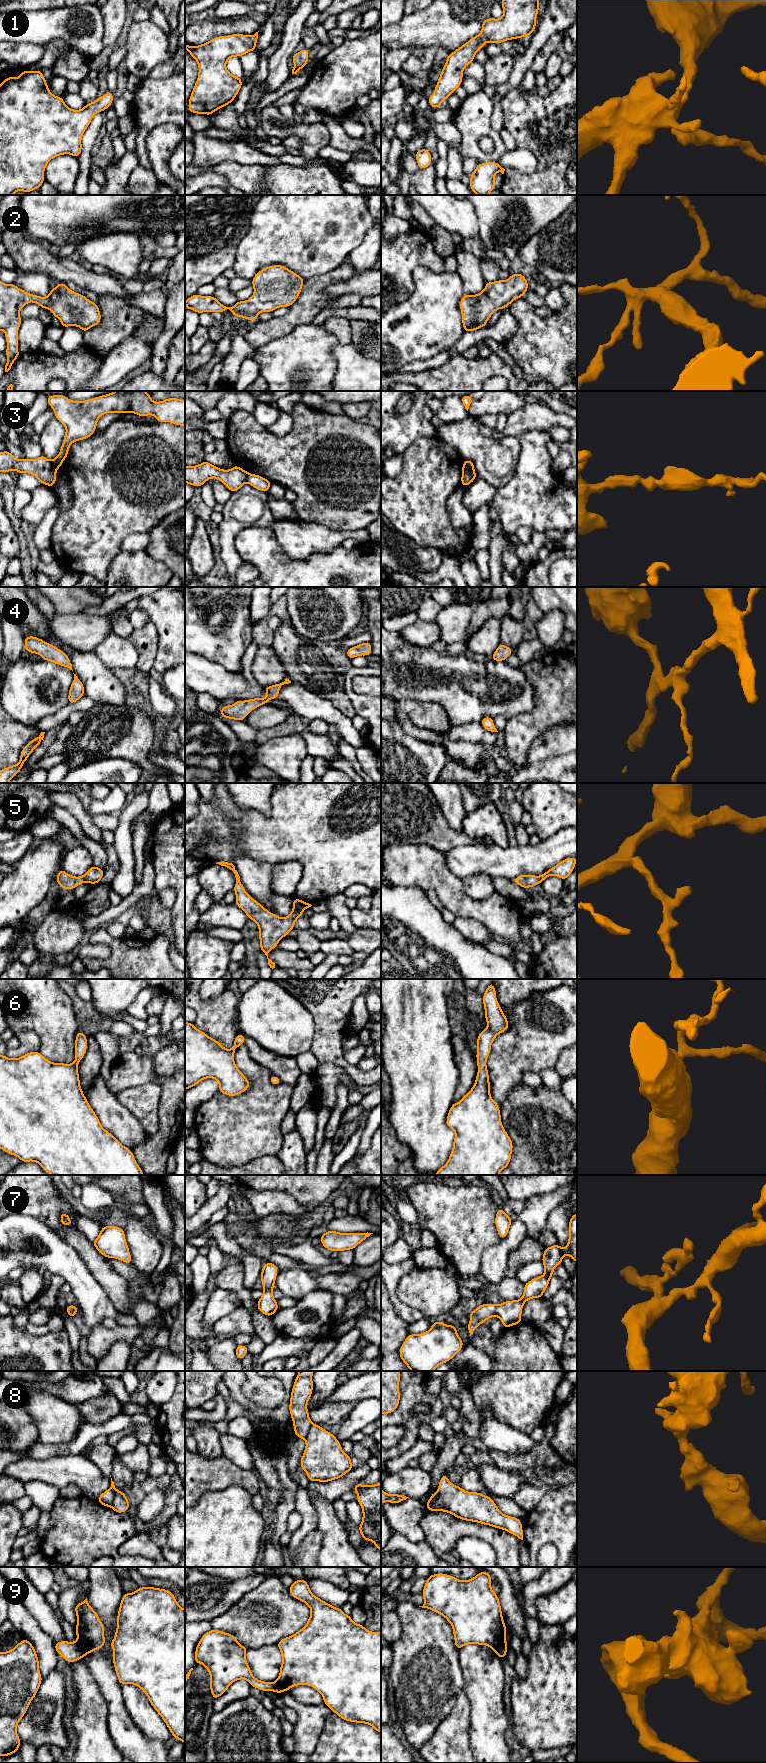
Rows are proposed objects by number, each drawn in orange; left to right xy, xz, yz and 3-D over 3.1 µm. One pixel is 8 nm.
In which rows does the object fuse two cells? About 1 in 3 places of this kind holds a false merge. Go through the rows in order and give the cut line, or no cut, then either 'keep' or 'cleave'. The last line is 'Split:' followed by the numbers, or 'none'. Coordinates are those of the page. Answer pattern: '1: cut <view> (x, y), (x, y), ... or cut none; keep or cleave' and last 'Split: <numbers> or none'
1: cut none; keep
2: cut none; keep
3: cut xy (51, 461), (56, 470); cleave
4: cut none; keep
5: cut none; keep
6: cut none; keep
7: cut none; keep
8: cut xy (110, 1488), (113, 1492), (111, 1506); cleave
9: cut xy (76, 1641), (86, 1654); cleave
Split: 3, 8, 9

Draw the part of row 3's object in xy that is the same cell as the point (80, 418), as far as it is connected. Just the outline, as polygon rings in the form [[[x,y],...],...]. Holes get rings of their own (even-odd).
[[[115,391],[84,401],[72,401],[66,395],[47,396],[55,418],[66,429],[59,454],[52,460],[57,470],[68,456],[70,445],[84,440],[96,431],[97,421],[106,413],[153,415],[157,422],[185,426],[185,400],[167,398],[154,402],[146,391]]]

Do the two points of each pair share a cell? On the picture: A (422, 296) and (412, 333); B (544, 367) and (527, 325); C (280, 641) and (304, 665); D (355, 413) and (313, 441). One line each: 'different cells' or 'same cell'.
A: same cell
B: same cell
C: same cell
D: different cells

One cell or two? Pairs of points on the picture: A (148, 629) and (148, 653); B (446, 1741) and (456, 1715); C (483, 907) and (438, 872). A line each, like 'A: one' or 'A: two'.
A: one
B: one
C: one

